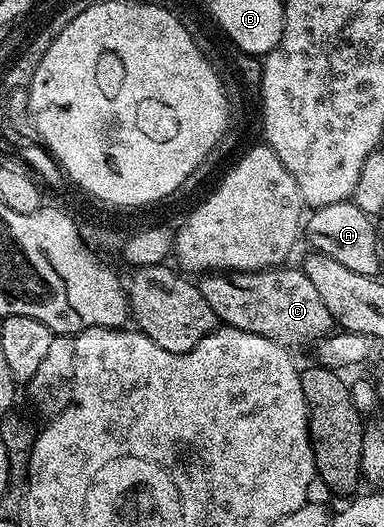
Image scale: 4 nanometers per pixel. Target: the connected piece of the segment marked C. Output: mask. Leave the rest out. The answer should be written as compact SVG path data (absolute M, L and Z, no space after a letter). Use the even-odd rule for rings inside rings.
M289 268L263 269L257 273L206 272L200 278L199 288L221 325L230 325L239 331L251 331L251 335L263 335L263 339L271 339L286 347L305 345L308 341L316 343L334 332L333 316L331 311L327 311L319 290L311 284L311 279L307 279L304 268Z

